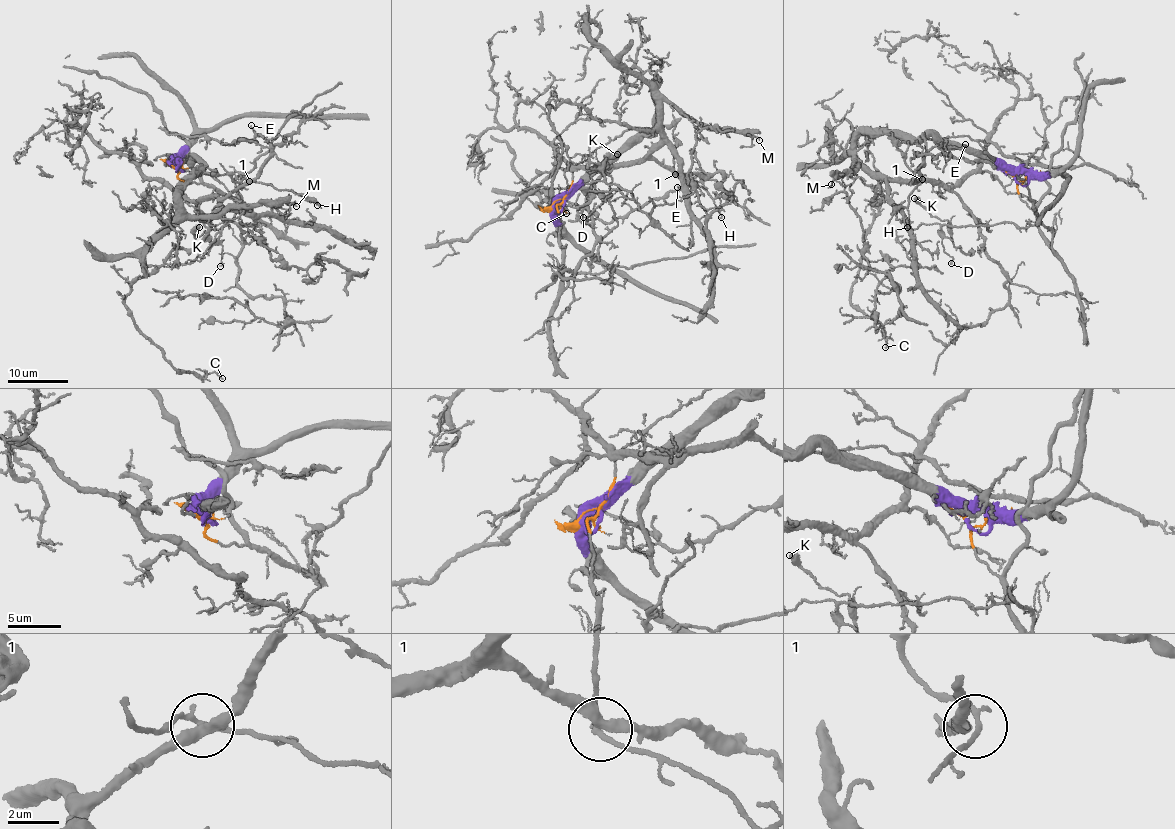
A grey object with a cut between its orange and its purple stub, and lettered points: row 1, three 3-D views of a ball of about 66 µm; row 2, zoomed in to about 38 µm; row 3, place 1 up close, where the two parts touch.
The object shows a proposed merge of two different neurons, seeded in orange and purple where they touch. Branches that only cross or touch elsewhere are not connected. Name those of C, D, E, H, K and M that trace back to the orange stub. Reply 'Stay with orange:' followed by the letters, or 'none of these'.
Stay with orange: D, H, K

